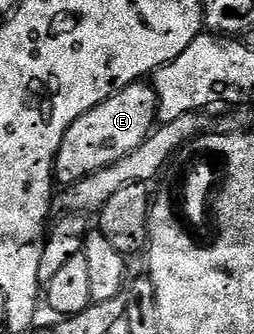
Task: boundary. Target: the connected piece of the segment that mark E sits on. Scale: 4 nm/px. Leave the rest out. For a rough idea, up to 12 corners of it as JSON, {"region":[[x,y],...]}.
{"region":[[130,84],[80,114],[56,154],[69,186],[150,137],[158,99]]}

